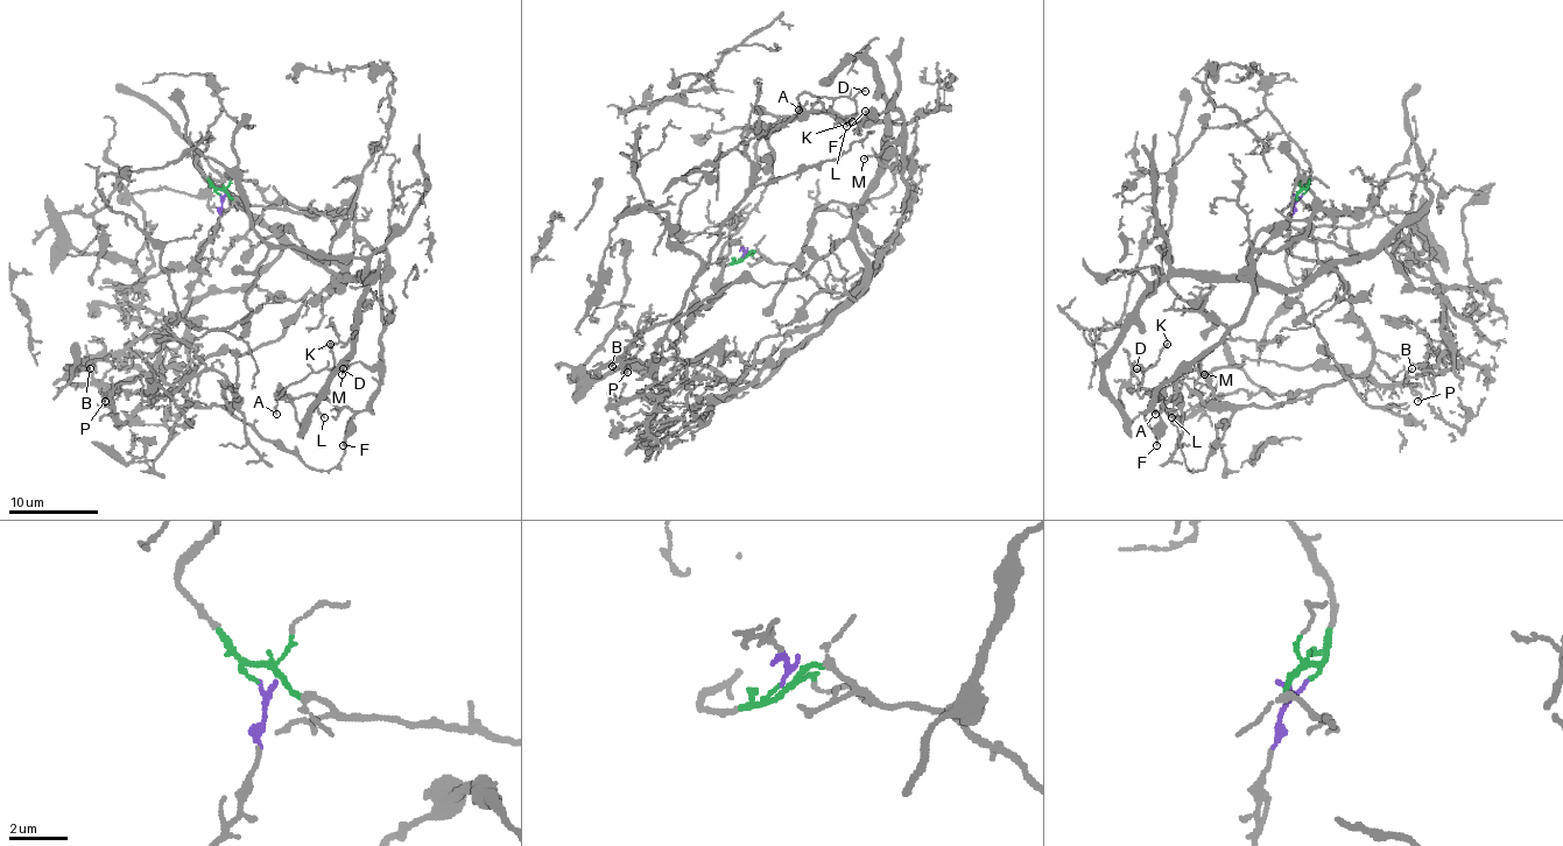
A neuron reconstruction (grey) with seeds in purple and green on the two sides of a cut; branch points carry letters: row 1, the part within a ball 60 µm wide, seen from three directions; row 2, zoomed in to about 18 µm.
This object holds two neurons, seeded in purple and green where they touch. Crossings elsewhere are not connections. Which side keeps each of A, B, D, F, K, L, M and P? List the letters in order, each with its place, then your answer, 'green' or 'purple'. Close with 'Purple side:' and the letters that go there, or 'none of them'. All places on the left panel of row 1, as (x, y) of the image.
A: (276, 414) | green
B: (90, 368) | purple
D: (343, 368) | green
F: (343, 445) | green
K: (330, 344) | green
L: (324, 417) | green
M: (342, 374) | green
P: (105, 401) | purple
Purple side: B, P

